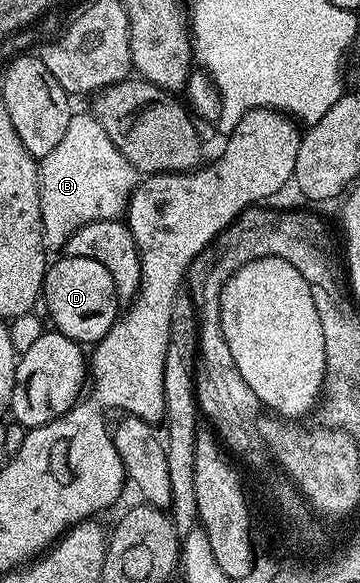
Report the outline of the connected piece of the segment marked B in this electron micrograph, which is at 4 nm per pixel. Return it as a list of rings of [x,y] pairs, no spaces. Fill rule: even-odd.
[[[71,114],[64,137],[52,153],[41,159],[38,168],[42,240],[47,252],[61,252],[68,237],[92,221],[119,218],[139,182],[140,172],[126,160],[120,149],[116,149],[116,145],[112,145],[112,137],[104,133],[104,125],[100,125],[93,114]]]

